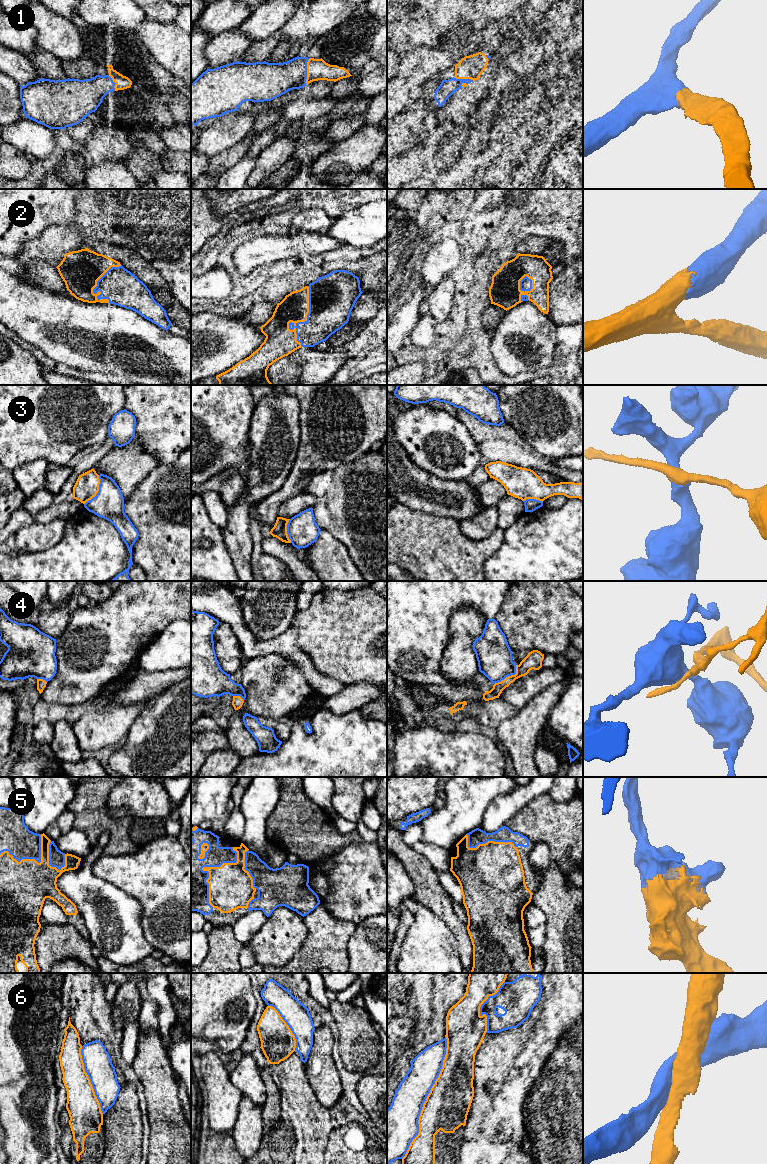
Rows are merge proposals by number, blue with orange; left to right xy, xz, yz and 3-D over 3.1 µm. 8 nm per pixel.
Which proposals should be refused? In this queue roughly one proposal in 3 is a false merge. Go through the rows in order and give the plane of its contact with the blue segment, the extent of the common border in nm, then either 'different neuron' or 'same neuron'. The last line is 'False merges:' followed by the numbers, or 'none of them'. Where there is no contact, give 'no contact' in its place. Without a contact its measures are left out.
1: contact in xz; length 220 nm; same neuron
2: contact in xz; length 500 nm; same neuron
3: contact in xy; length 260 nm; different neuron
4: contact in yz; length 240 nm; different neuron
5: contact in xz; length 500 nm; same neuron
6: contact in yz; length 1050 nm; different neuron
False merges: 3, 4, 6

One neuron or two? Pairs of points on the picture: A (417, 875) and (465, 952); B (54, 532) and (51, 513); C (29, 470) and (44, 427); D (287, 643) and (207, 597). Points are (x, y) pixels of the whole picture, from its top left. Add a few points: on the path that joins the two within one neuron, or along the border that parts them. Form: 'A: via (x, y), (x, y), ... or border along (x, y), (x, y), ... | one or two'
A: via (431, 894), (440, 903), (461, 933) | one
B: border along (65, 519), (58, 518), (50, 522), (34, 522) | two
C: border along (50, 463), (44, 459), (34, 459), (12, 469) | two
D: via (266, 645), (254, 645), (228, 616) | one

